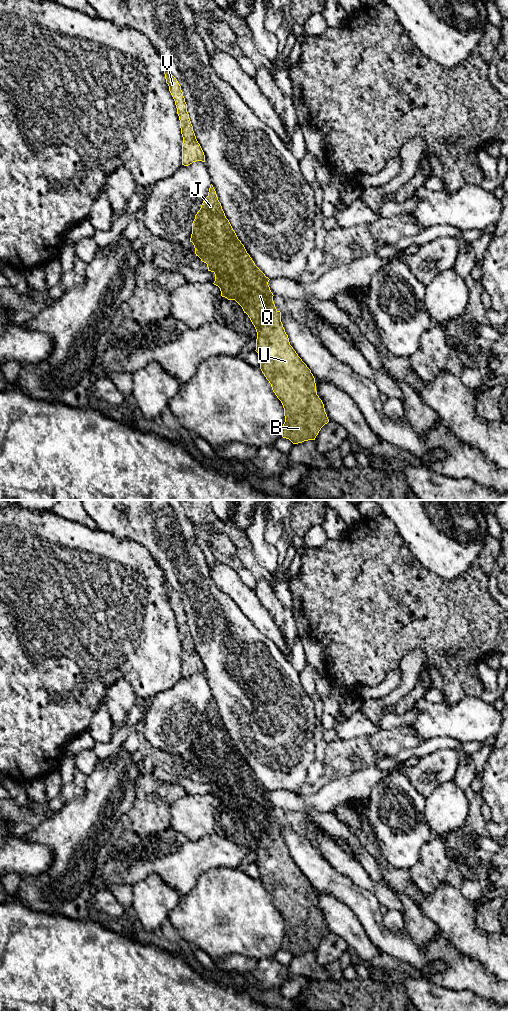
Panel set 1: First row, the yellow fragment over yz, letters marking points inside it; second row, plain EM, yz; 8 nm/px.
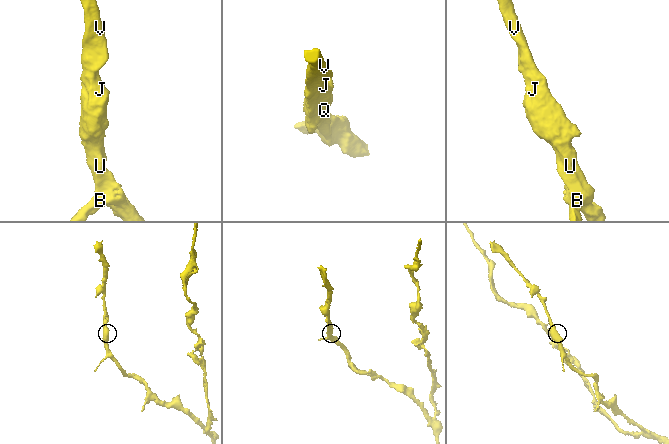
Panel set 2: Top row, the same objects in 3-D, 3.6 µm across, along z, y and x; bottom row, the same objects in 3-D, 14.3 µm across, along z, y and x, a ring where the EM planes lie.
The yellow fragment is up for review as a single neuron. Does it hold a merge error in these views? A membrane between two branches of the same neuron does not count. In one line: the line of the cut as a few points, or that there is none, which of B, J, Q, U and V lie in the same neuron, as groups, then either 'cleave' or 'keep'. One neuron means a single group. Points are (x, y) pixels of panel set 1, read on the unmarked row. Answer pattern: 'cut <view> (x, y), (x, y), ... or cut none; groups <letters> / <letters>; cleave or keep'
cut none; groups B J Q U V; keep

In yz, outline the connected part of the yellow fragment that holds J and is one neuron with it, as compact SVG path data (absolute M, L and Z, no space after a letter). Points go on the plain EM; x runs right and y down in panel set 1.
M212 696L208 708L195 727L190 754L194 757L196 768L207 776L208 783L215 786L213 796L220 800L221 808L235 812L256 841L255 863L259 868L260 881L284 920L282 949L289 951L293 956L315 952L321 940L329 934L324 916L317 907L315 890L290 857L281 834L281 824L275 819L274 807L268 797L270 791L255 777L238 751Z

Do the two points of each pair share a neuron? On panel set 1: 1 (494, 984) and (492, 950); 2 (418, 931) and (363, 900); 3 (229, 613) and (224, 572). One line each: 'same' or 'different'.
1: different
2: different
3: different

